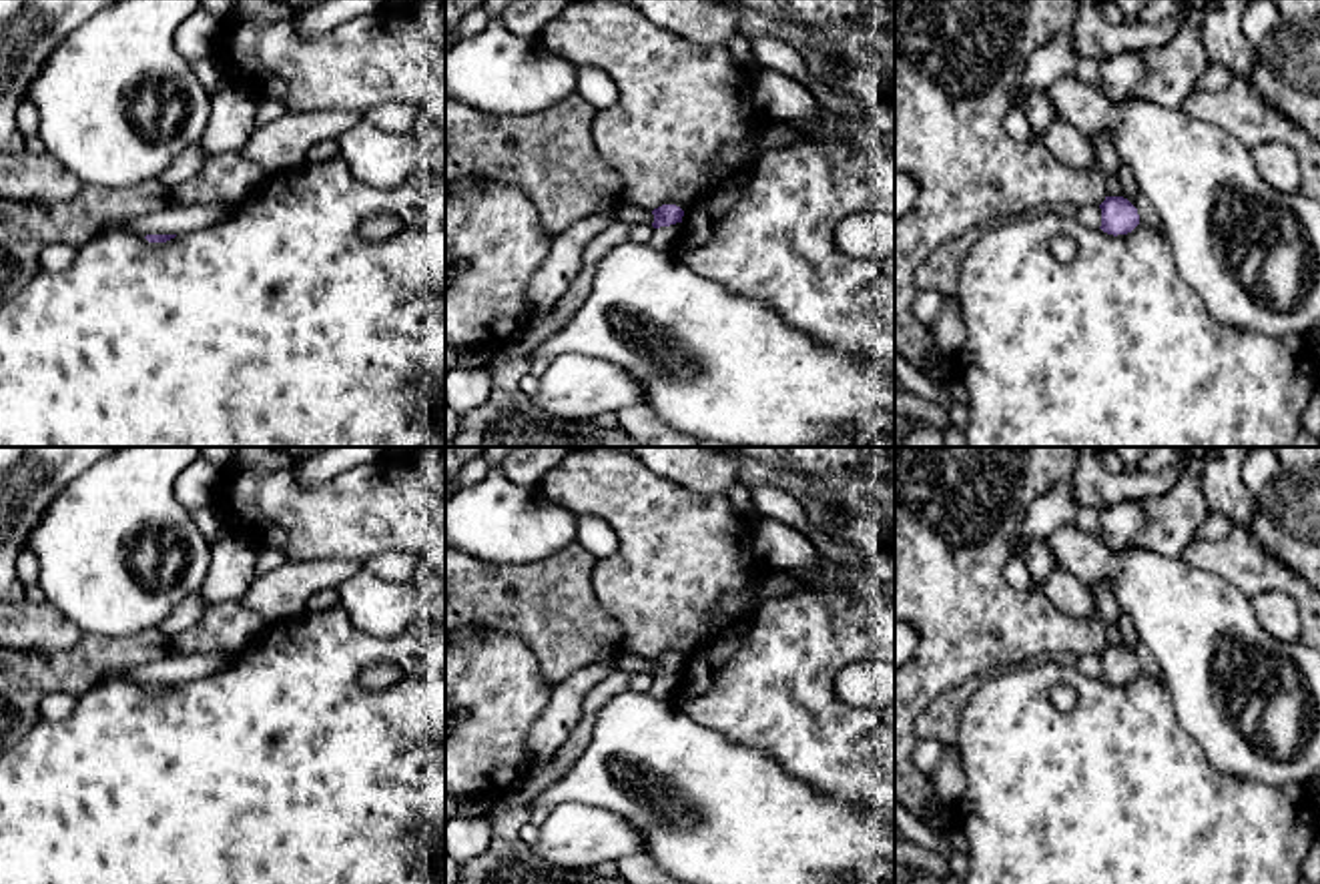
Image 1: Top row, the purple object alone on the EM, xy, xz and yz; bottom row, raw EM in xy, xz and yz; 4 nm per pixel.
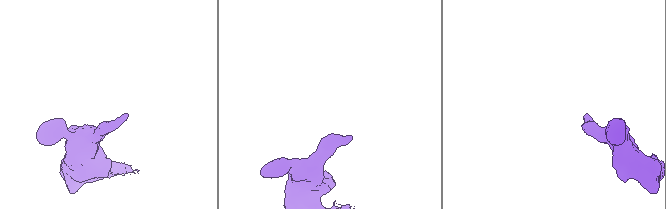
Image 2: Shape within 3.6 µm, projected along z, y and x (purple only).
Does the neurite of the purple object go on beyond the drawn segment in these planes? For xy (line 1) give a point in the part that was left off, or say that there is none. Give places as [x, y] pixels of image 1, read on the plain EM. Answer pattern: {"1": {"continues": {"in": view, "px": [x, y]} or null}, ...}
{"1": {"continues": null}}

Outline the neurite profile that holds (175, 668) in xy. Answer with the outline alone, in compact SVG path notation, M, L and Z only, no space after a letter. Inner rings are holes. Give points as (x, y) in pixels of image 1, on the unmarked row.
M173 651L162 659L142 664L136 668L120 670L104 680L130 680L136 684L181 684L211 676L227 666L231 666L239 653L235 651L211 651L211 653L179 653Z

